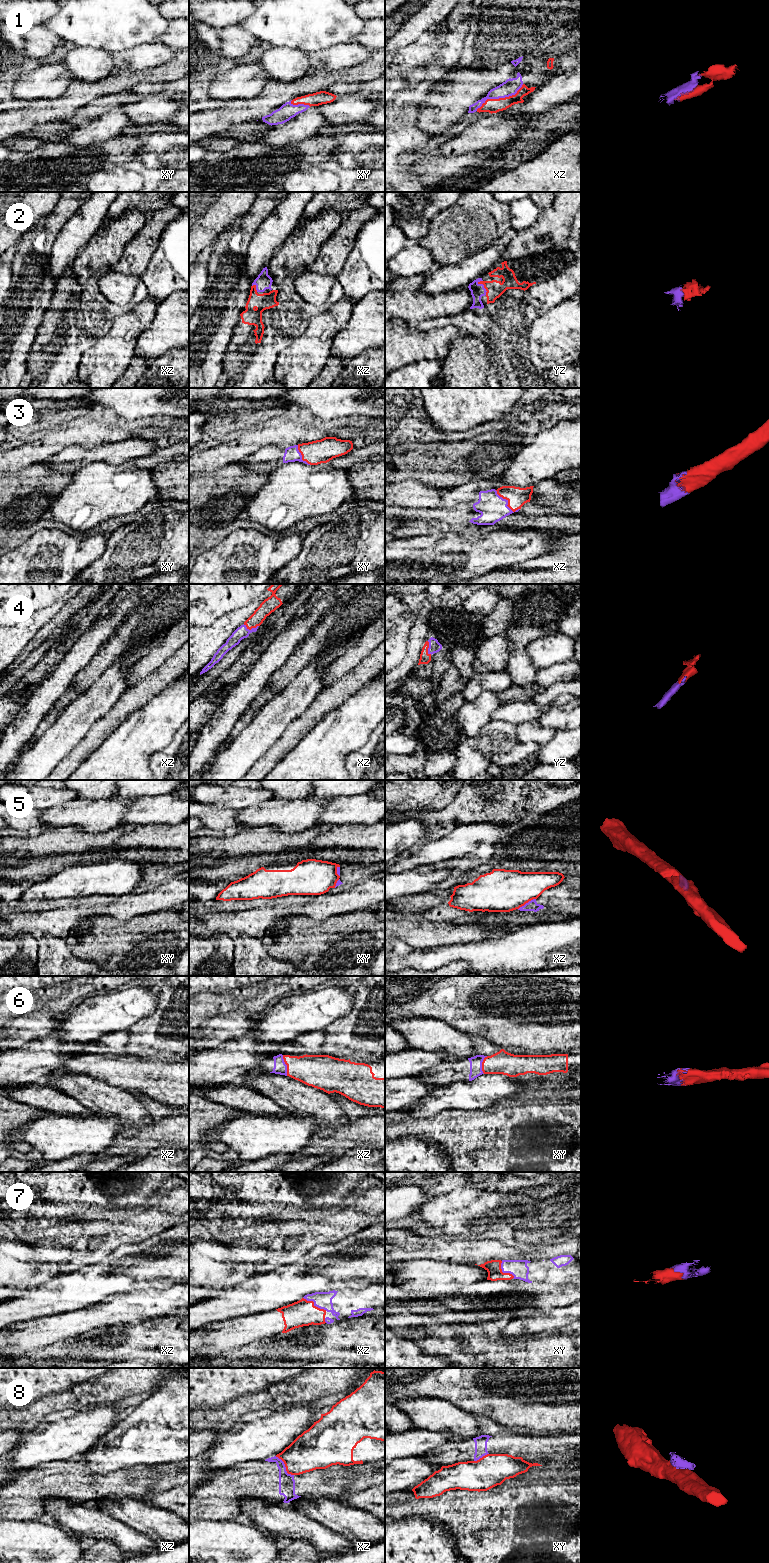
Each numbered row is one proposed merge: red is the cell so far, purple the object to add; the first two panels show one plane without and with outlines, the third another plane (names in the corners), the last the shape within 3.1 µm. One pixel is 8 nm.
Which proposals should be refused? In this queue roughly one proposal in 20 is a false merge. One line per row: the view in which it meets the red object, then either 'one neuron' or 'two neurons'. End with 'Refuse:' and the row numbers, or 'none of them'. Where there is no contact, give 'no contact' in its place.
1: contact in xz; one neuron
2: contact in yz; one neuron
3: contact in xz; one neuron
4: contact in xz; one neuron
5: contact in xz; two neurons
6: contact in xz; one neuron
7: contact in xz; one neuron
8: contact in xz; two neurons
Refuse: 5, 8

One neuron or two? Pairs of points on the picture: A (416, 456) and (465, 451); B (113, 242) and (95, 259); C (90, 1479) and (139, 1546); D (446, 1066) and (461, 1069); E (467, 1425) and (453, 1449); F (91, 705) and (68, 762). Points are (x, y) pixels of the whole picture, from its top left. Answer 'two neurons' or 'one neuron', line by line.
A: one neuron
B: one neuron
C: two neurons
D: one neuron
E: two neurons
F: two neurons

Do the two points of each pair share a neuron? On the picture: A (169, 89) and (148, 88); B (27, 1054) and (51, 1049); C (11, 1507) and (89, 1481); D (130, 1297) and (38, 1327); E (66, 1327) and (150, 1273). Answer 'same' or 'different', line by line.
A: same
B: same
C: same
D: same
E: different

